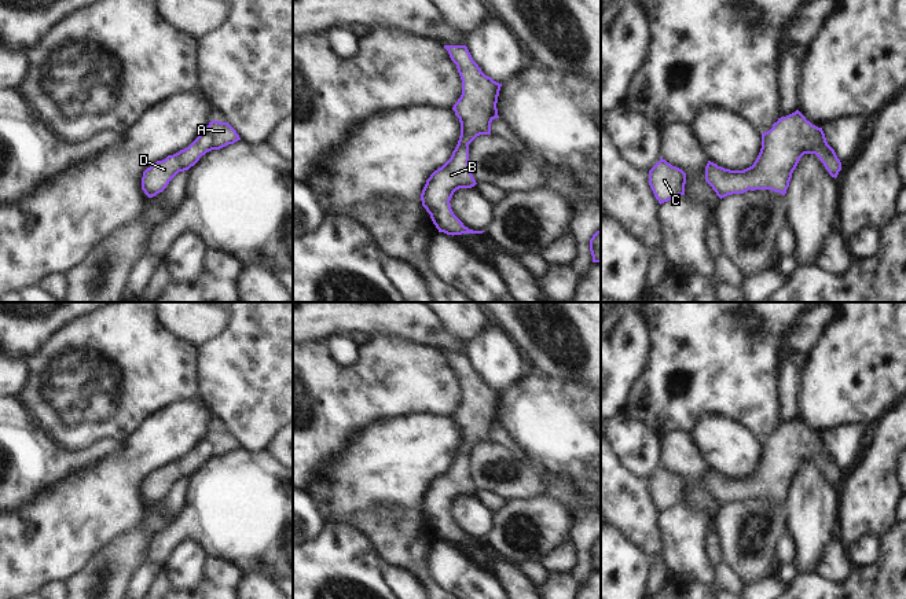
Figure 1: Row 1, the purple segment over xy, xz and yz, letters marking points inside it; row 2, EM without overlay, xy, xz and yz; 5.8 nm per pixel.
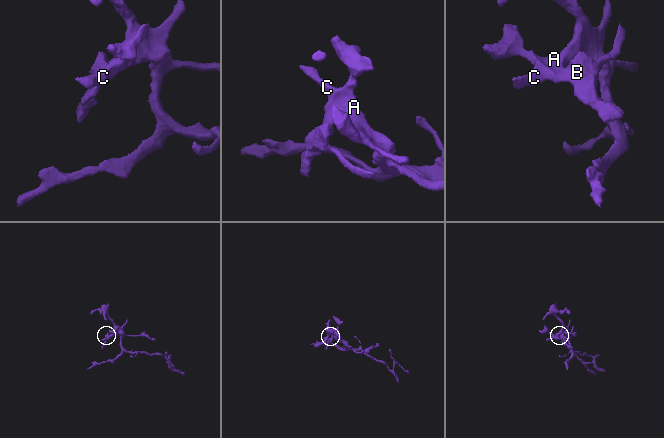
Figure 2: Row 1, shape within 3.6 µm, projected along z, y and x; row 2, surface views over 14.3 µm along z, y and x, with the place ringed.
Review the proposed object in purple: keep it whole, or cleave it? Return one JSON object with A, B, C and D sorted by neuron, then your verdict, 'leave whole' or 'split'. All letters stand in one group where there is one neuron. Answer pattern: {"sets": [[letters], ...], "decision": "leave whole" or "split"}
{"sets": [["A", "B", "C", "D"]], "decision": "leave whole"}

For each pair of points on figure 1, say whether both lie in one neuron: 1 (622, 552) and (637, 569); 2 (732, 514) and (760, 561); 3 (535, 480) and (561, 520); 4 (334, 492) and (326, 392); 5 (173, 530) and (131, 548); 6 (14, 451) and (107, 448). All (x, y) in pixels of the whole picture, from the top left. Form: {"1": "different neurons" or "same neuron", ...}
{"1": "same neuron", "2": "same neuron", "3": "different neurons", "4": "different neurons", "5": "different neurons", "6": "same neuron"}

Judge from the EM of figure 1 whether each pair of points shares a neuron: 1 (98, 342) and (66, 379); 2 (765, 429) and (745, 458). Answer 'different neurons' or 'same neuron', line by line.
1: same neuron
2: different neurons

